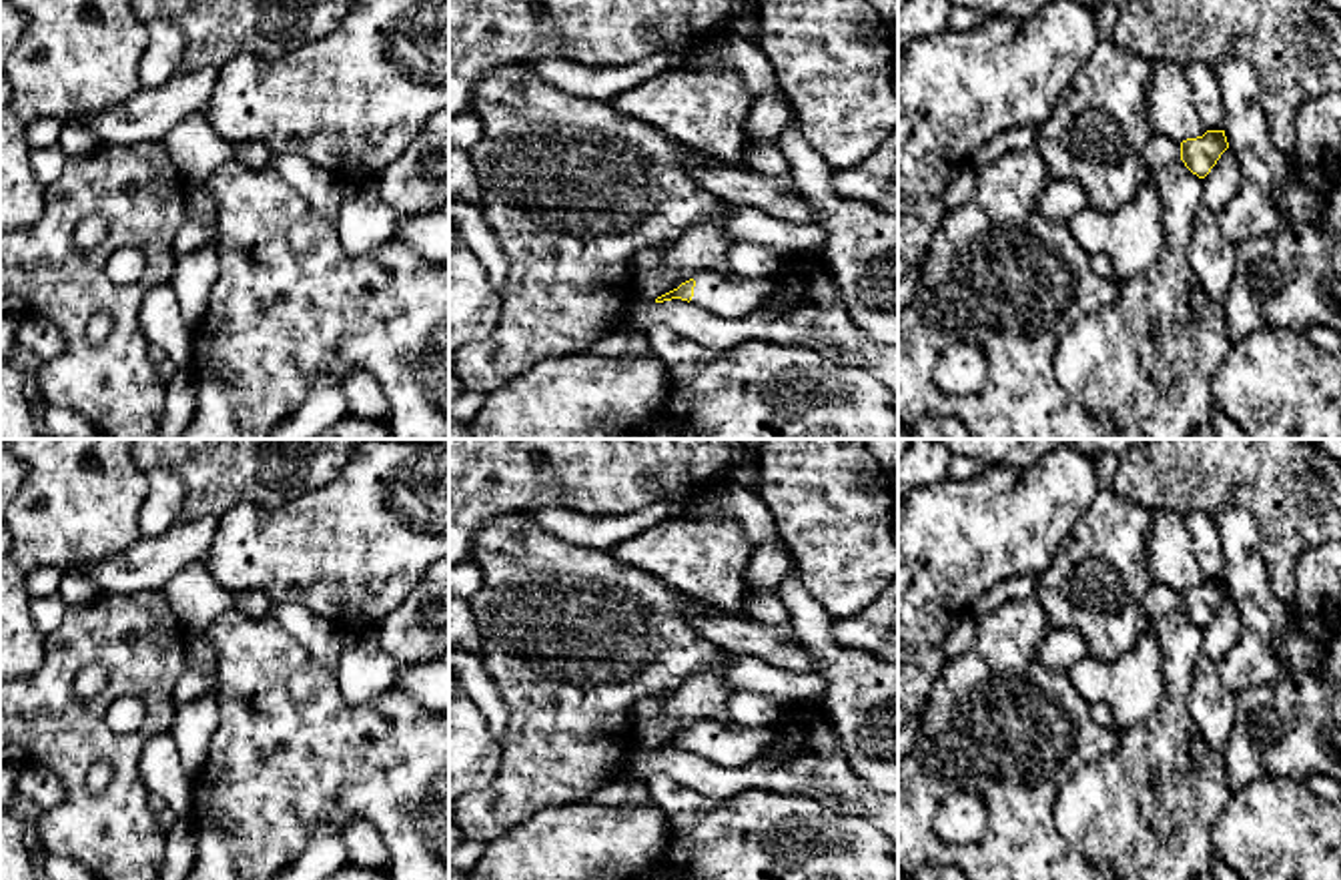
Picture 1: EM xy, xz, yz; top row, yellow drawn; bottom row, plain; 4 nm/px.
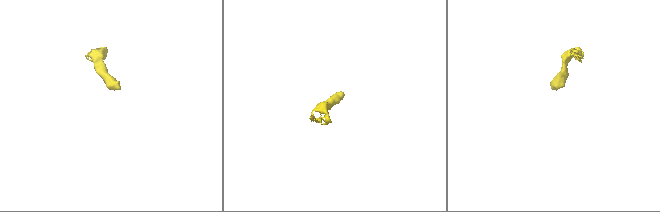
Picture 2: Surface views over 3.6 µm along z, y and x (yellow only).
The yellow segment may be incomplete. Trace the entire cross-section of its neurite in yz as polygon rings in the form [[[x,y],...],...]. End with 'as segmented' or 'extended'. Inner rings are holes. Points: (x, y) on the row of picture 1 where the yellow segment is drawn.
[[[1207,130],[1181,142],[1181,160],[1193,174],[1205,178],[1227,148],[1225,130]]] | as segmented

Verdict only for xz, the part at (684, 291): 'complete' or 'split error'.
split error

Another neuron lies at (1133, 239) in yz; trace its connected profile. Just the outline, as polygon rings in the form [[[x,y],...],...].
[[[1151,184],[1116,212],[1082,208],[1068,229],[1088,255],[1102,253],[1110,259],[1121,283],[1153,269],[1165,249],[1161,200]]]

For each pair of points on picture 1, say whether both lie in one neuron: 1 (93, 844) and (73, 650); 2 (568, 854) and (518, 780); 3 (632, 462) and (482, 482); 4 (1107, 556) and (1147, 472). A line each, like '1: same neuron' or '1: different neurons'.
1: same neuron
2: different neurons
3: same neuron
4: different neurons

